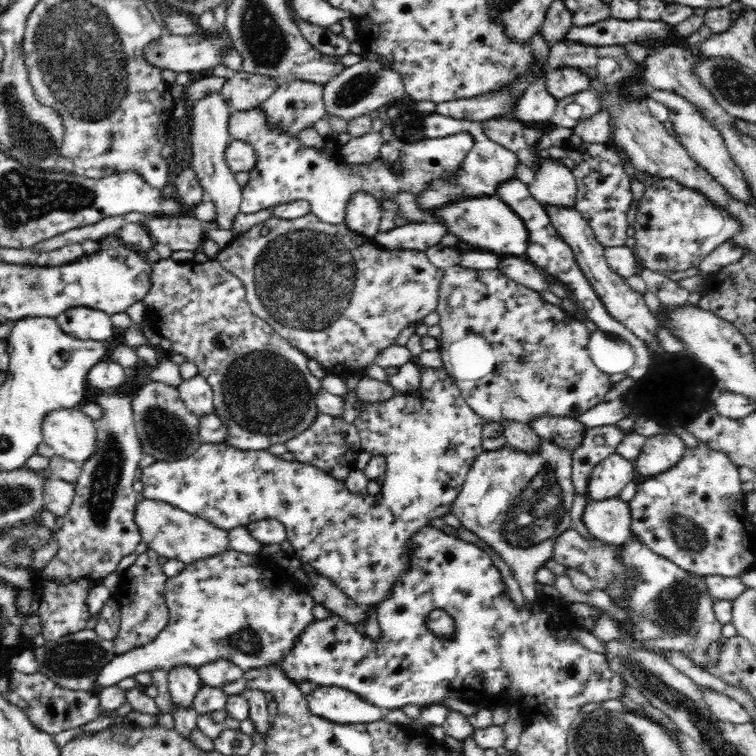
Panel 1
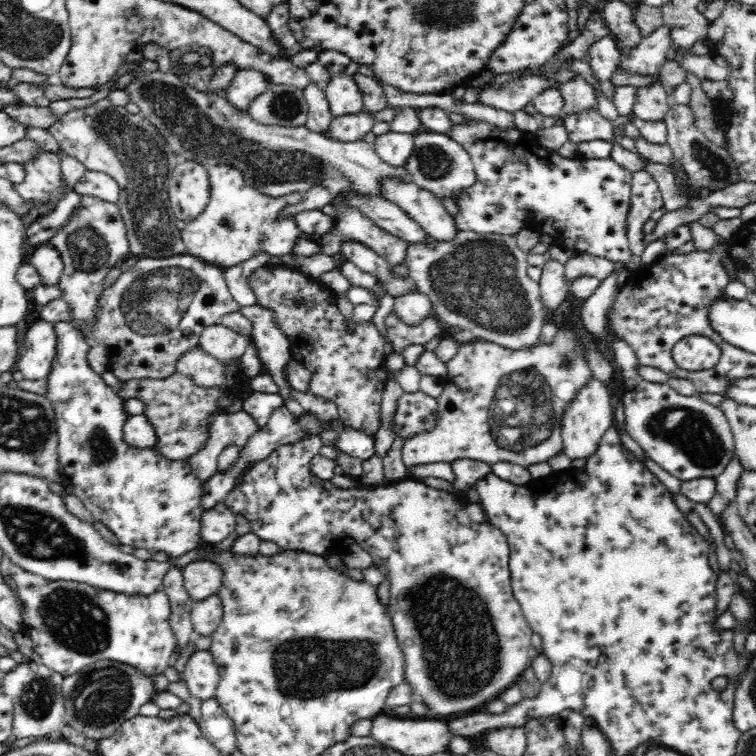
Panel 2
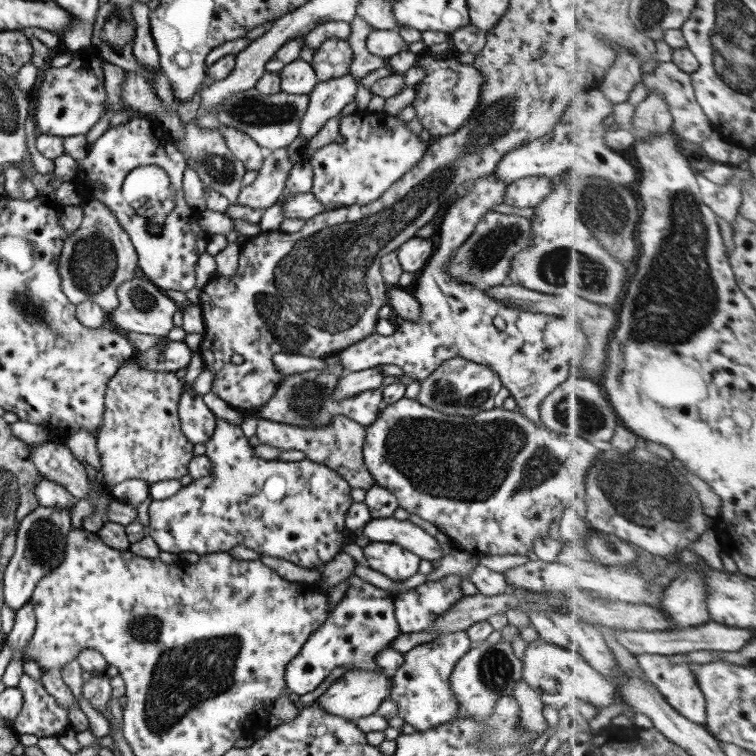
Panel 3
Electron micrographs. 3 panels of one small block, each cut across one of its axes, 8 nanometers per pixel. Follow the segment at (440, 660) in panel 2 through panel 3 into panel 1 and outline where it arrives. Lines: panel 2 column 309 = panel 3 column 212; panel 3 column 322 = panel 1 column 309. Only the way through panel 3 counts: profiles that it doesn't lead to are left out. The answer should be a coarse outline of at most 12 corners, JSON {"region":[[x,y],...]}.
{"region":[[443,366],[355,409],[376,504],[315,466],[203,442],[141,469],[148,500],[265,519],[359,606],[451,514],[484,420]]}

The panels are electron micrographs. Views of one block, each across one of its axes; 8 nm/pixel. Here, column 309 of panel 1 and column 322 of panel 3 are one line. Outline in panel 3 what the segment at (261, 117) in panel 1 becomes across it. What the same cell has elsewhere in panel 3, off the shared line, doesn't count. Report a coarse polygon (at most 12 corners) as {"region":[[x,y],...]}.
{"region":[[382,110],[344,115],[308,159],[327,210],[377,200],[426,148]]}

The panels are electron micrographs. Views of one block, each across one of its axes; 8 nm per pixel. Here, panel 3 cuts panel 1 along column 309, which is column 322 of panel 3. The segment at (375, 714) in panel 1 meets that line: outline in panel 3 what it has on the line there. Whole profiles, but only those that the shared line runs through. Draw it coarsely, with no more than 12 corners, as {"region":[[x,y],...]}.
{"region":[[349,669],[314,702],[355,721],[376,713],[392,676]]}

